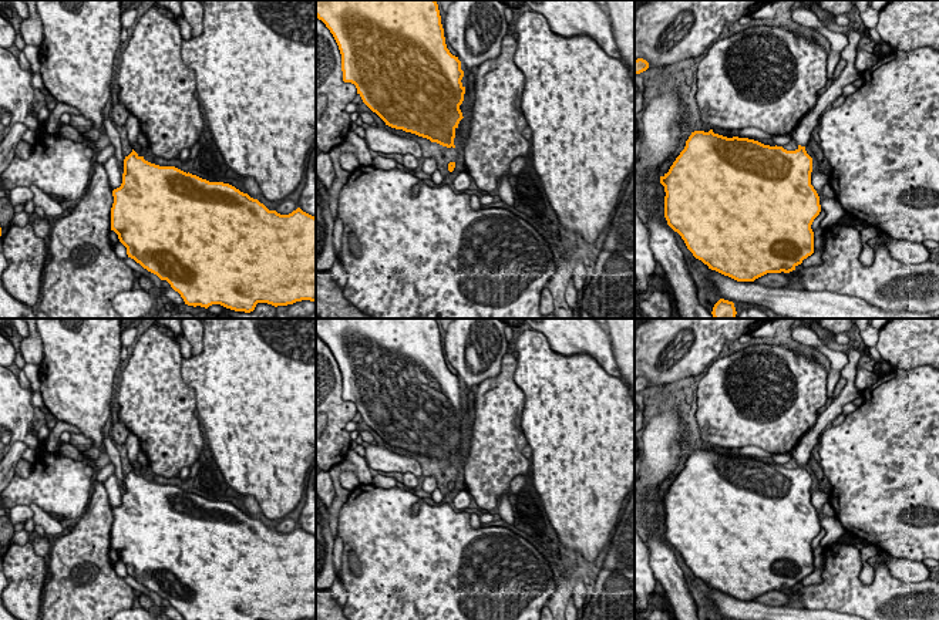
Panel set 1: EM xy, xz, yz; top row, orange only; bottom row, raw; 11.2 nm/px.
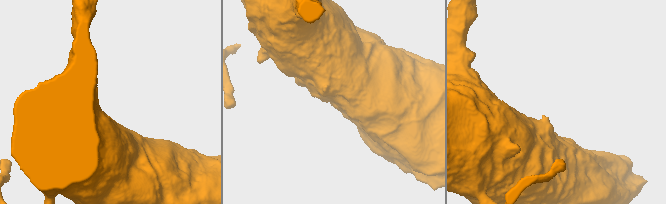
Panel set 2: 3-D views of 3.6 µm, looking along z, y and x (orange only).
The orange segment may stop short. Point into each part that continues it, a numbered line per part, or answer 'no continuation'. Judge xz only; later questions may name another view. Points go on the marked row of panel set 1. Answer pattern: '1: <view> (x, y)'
no continuation

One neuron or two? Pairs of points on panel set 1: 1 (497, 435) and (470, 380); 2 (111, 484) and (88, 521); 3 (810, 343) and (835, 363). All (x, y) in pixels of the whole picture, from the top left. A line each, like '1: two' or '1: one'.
1: two
2: two
3: one

